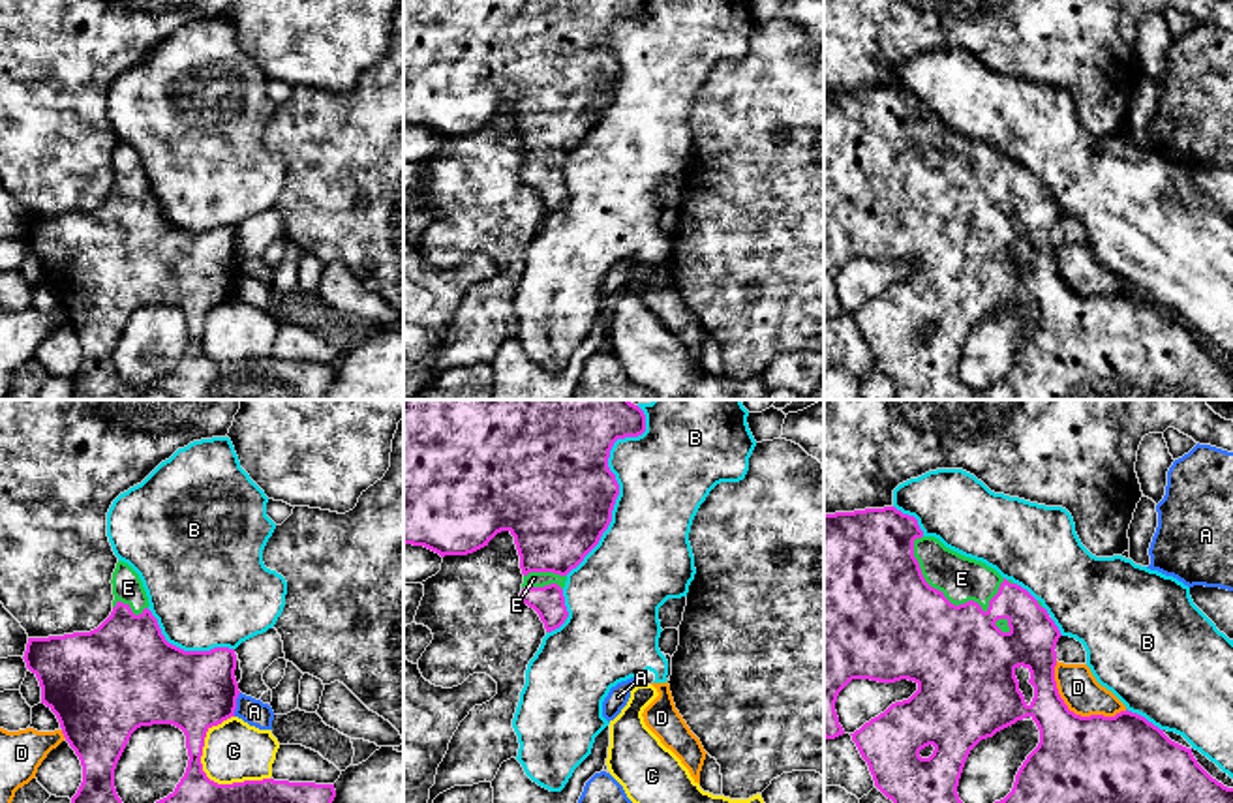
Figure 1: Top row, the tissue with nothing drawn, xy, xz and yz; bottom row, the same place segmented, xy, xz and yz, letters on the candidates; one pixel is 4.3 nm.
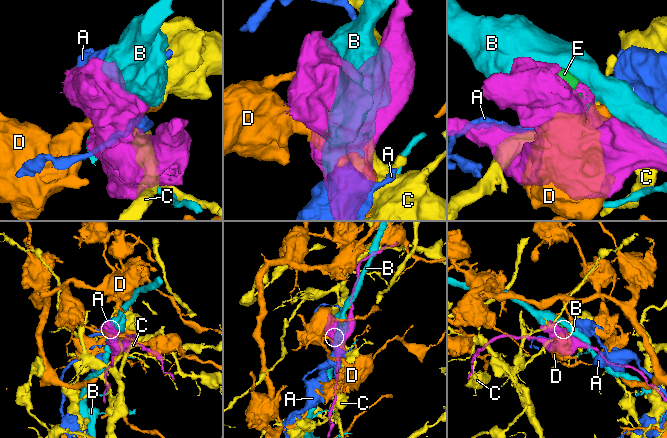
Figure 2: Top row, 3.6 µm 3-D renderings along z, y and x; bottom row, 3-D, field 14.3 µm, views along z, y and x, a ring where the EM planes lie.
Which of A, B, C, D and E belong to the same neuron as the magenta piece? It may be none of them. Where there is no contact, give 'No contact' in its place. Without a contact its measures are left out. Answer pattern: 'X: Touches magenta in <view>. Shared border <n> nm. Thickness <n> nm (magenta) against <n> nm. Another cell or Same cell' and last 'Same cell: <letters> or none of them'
A: Touches magenta in xy. Shared border 110 nm. Thickness 340 nm (magenta) against 110 nm. Another cell
B: Touches magenta in xz. Shared border 750 nm. Thickness 480 nm (magenta) against 400 nm. Another cell
C: Touches magenta in xy. Shared border 340 nm. Thickness 340 nm (magenta) against 260 nm. Another cell
D: Touches magenta in yz. Shared border 380 nm. Thickness 440 nm (magenta) against 170 nm. Another cell
E: Touches magenta in yz. Shared border 480 nm. Thickness 440 nm (magenta) against 190 nm. Same cell
Same cell: E

